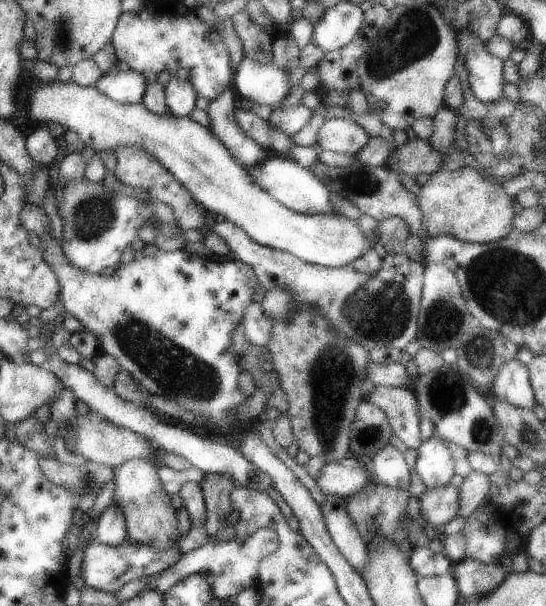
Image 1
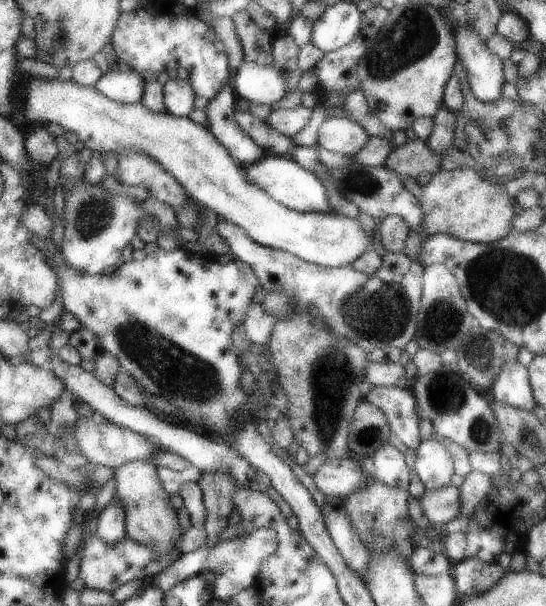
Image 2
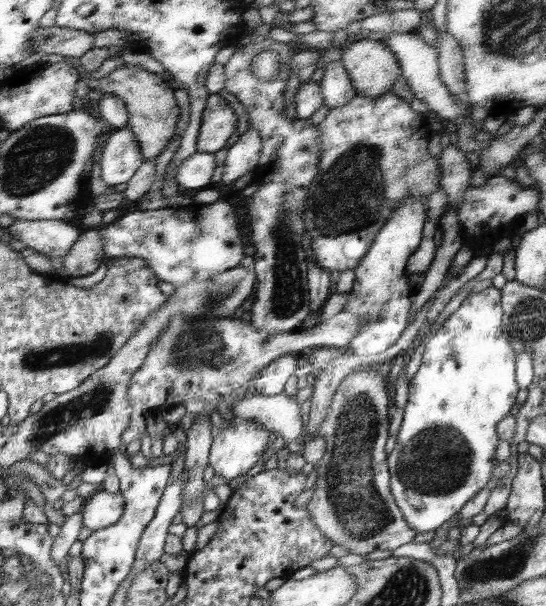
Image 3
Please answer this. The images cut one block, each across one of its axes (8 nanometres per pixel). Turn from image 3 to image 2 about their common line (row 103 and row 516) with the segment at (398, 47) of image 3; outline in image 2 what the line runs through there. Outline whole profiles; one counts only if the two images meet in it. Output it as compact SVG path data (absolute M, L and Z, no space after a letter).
M451 485L438 490L425 490L419 501L426 518L434 526L446 525L463 513L463 500L459 488Z

